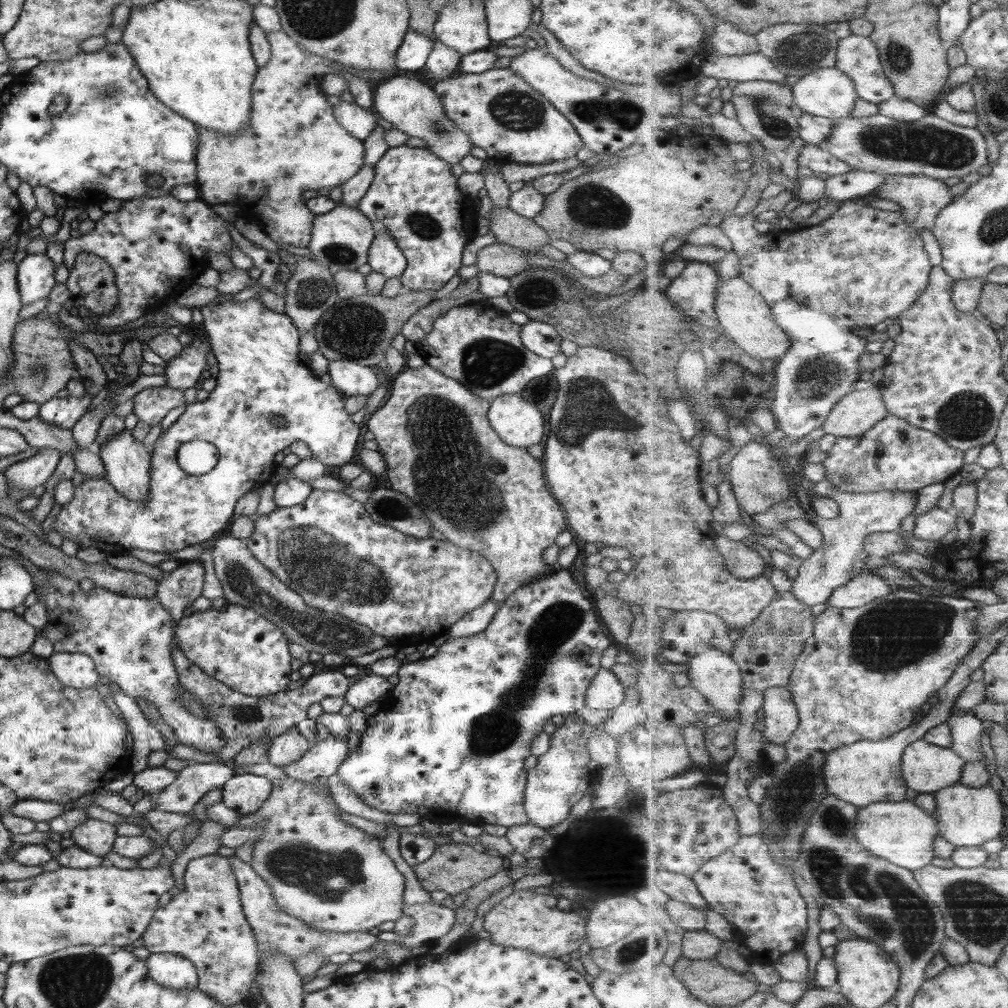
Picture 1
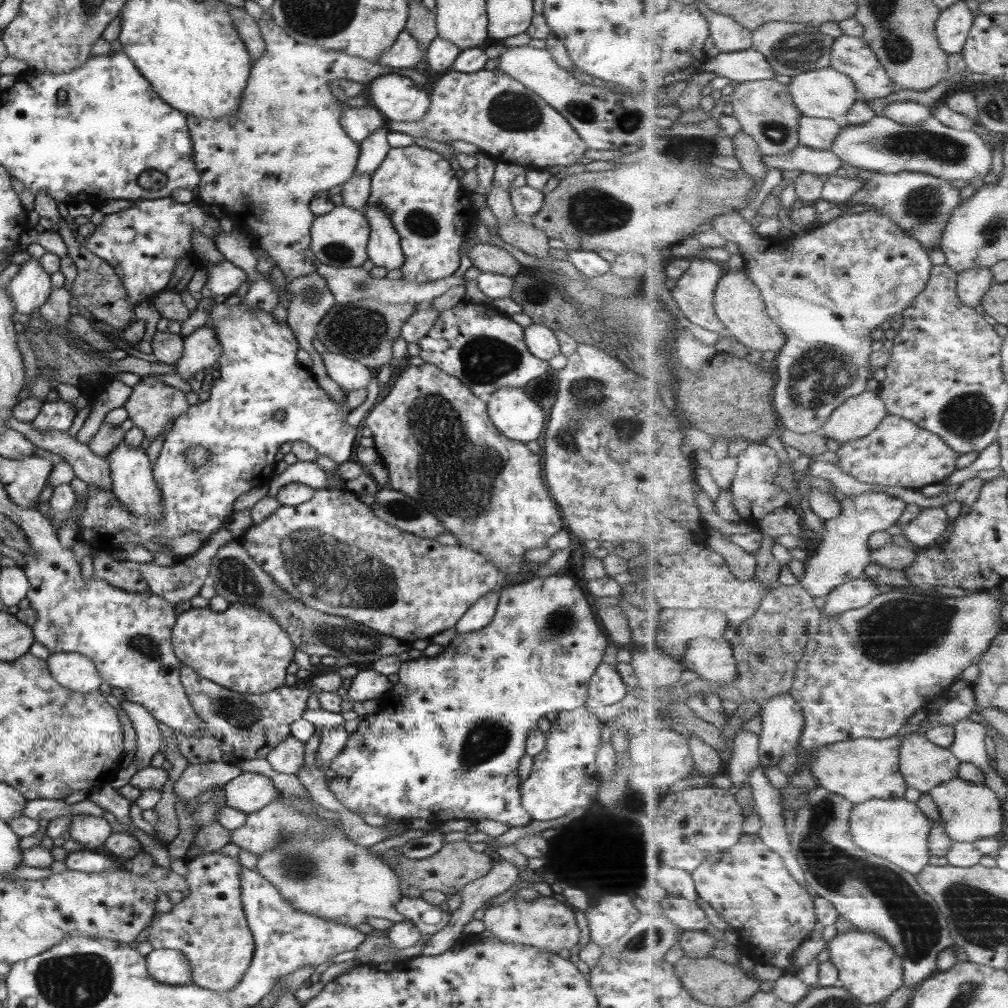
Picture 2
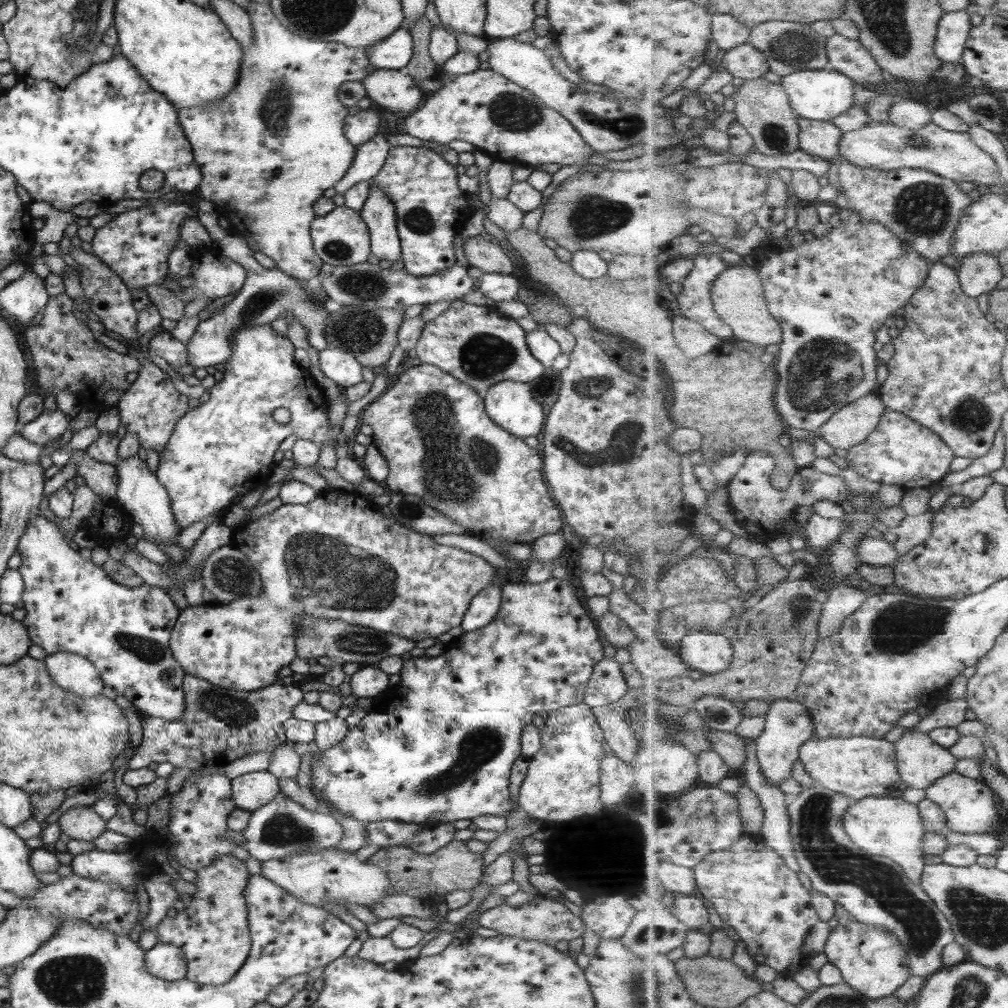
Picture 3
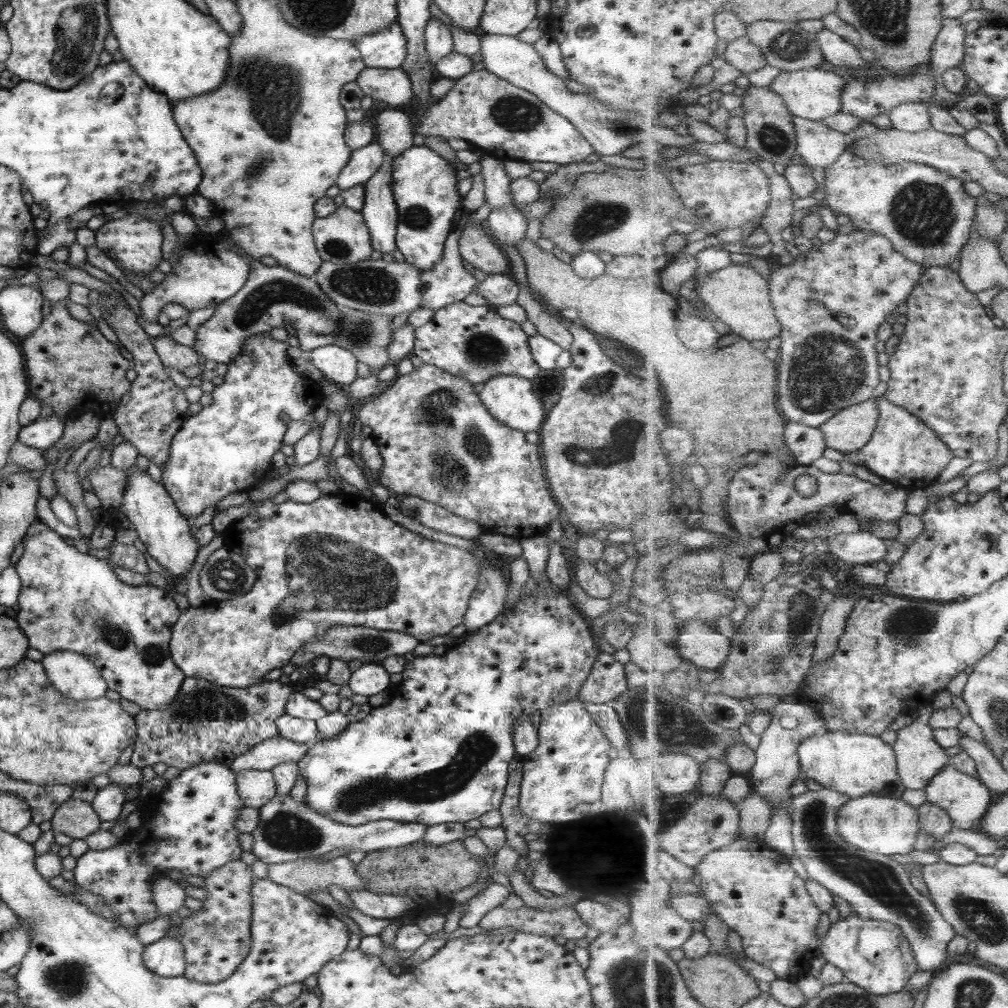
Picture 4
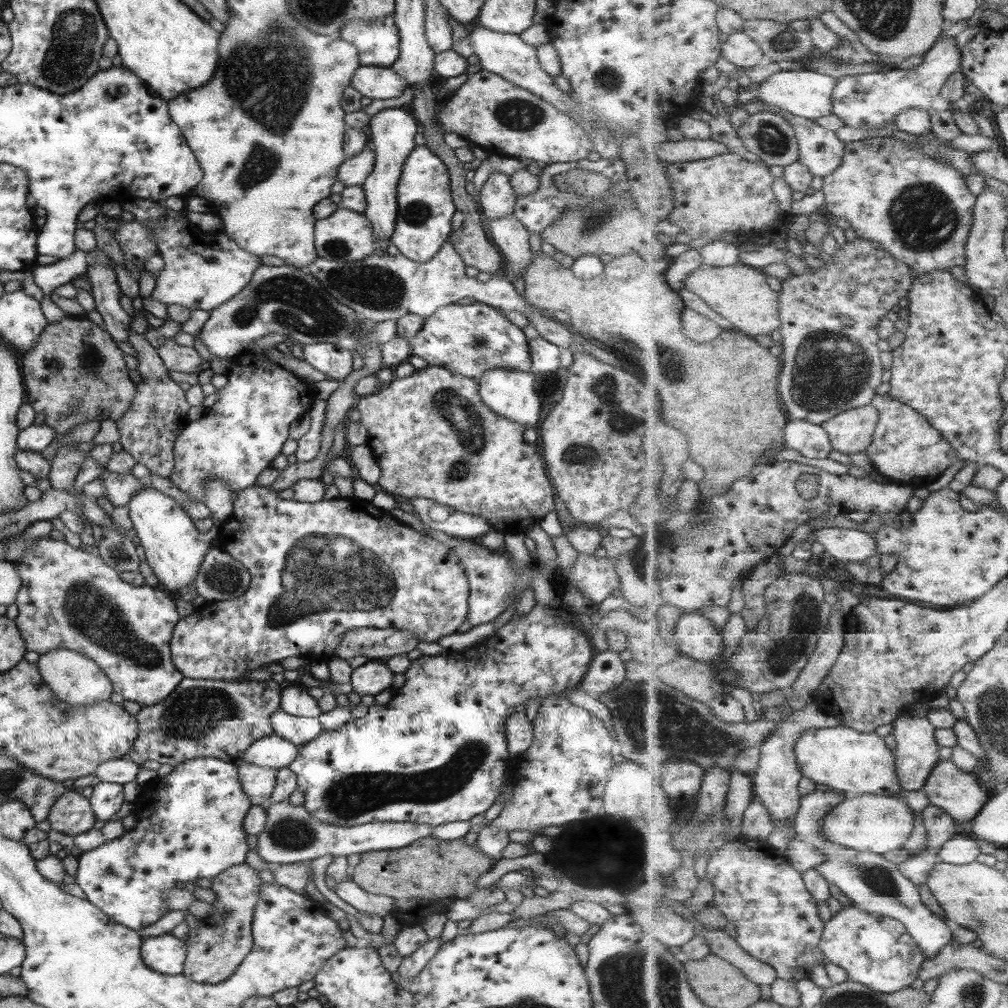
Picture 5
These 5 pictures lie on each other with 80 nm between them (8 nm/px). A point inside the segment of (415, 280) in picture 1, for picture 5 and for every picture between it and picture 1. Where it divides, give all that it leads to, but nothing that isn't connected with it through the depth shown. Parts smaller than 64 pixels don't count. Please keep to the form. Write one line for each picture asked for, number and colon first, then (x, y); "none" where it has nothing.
2: (429, 210)
3: (429, 207)
4: (424, 189)
5: (425, 210)

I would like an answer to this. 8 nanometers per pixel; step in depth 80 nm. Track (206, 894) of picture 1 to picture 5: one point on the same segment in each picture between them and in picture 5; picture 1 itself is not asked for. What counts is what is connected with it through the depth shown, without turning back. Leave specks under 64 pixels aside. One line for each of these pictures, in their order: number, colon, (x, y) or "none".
2: (208, 927)
3: (212, 931)
4: (216, 939)
5: (215, 949)

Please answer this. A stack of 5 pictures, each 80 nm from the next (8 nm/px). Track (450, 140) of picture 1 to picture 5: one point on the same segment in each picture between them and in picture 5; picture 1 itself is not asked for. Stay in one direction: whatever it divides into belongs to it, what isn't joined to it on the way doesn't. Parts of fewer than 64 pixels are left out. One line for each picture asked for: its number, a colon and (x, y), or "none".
2: (399, 99)
3: (395, 91)
4: (392, 86)
5: (373, 82)

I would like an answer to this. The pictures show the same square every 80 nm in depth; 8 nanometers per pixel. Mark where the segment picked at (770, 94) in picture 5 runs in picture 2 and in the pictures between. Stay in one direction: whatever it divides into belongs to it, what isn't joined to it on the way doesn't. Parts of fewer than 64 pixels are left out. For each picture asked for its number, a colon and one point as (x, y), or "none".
2: (826, 93)
3: (825, 94)
4: (814, 94)

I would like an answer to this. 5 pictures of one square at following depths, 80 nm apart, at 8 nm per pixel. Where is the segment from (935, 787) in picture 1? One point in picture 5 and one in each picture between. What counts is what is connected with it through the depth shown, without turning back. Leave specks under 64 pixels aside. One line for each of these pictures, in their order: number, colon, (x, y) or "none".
2: (924, 764)
3: (922, 761)
4: (920, 757)
5: (917, 751)

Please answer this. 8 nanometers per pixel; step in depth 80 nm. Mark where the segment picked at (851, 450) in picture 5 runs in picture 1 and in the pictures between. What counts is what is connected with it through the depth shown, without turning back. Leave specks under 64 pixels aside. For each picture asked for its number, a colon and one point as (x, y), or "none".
1: (861, 410)
2: (859, 416)
3: (851, 426)
4: (849, 431)

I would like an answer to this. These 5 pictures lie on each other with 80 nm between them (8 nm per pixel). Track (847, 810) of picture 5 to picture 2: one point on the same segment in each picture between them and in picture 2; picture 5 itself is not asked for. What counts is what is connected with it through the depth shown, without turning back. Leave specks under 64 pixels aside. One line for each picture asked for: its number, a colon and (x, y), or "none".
2: (898, 830)
3: (883, 826)
4: (887, 825)

